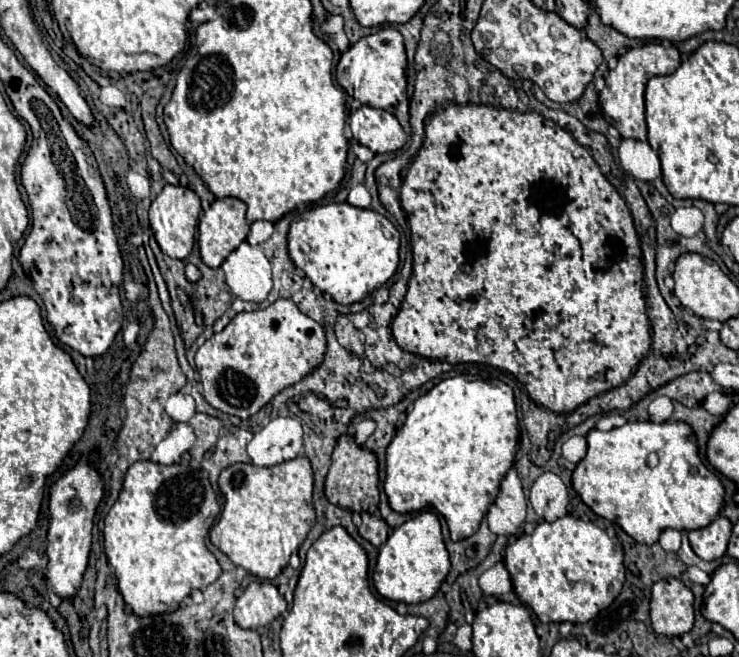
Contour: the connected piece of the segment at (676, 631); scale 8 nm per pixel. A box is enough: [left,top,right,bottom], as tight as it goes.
[650,578,694,636]

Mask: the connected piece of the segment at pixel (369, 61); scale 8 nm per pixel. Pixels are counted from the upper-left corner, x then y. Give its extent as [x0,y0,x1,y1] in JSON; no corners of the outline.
[336,26,406,108]

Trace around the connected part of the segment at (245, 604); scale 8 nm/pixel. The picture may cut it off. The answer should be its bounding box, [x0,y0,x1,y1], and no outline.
[234,580,288,630]

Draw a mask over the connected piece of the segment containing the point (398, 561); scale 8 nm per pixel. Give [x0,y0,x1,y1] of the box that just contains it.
[372,512,450,604]

